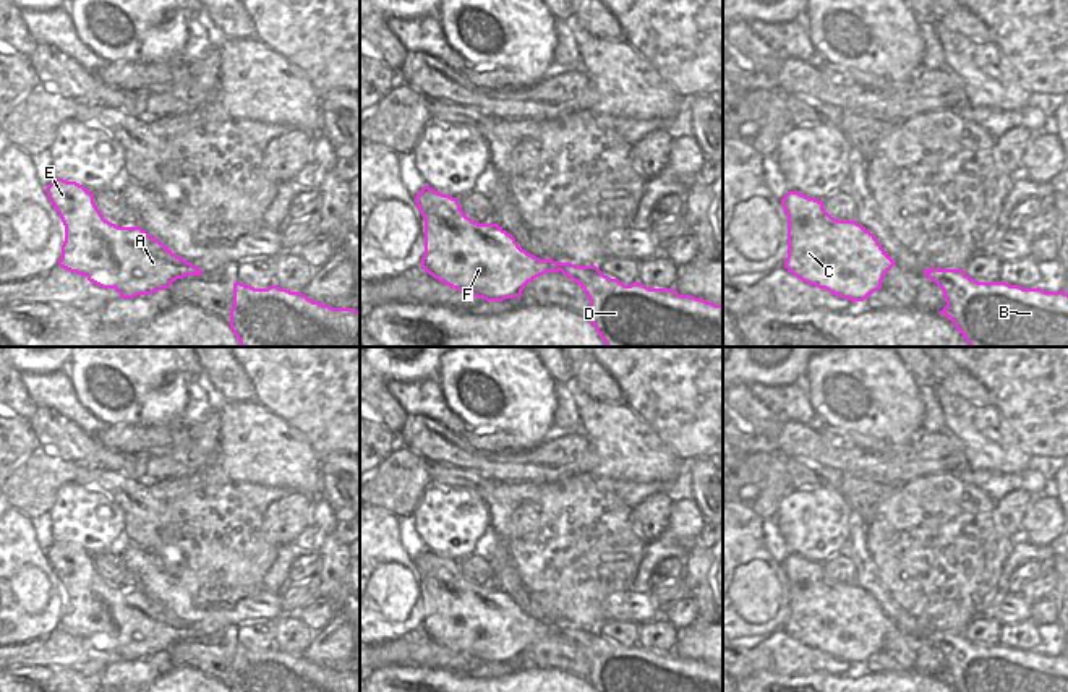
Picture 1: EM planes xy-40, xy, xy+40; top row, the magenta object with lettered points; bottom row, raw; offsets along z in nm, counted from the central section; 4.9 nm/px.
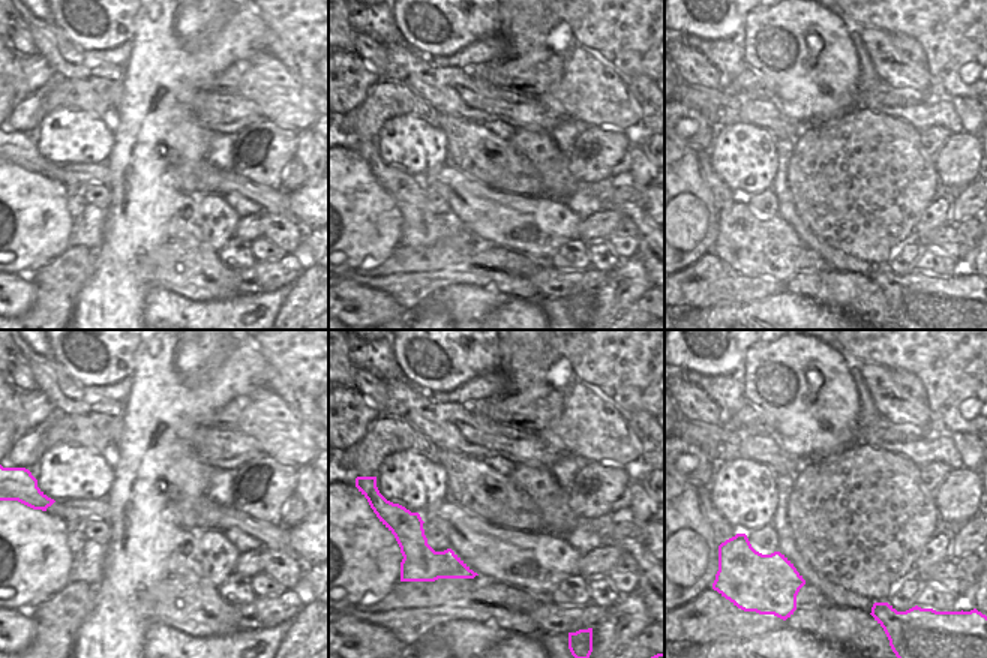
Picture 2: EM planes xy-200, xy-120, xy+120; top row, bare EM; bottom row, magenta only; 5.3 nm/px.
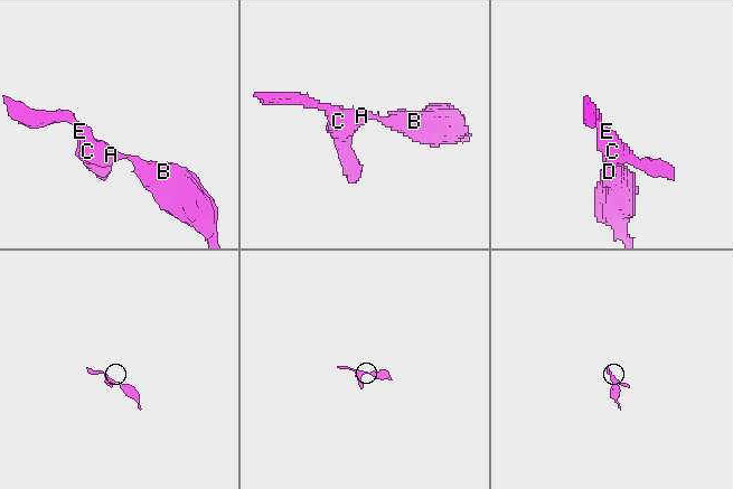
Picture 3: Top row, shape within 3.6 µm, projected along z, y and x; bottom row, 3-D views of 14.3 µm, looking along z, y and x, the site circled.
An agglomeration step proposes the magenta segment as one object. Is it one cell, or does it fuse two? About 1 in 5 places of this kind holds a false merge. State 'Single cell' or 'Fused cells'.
Single cell.

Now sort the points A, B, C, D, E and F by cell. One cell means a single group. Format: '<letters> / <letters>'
A B C D E F

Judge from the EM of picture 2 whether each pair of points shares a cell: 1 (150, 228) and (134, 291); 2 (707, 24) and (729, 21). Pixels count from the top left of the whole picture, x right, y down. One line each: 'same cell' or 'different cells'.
1: same cell
2: same cell

